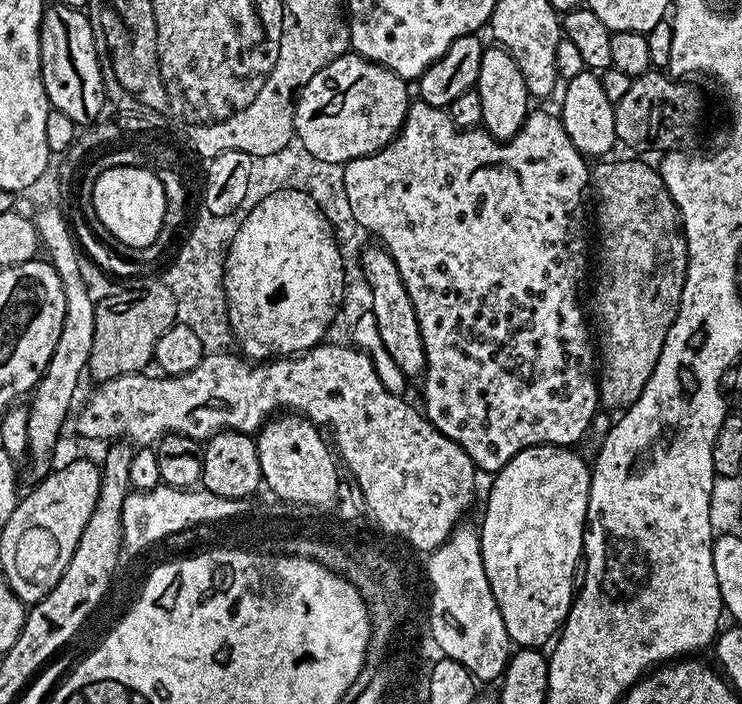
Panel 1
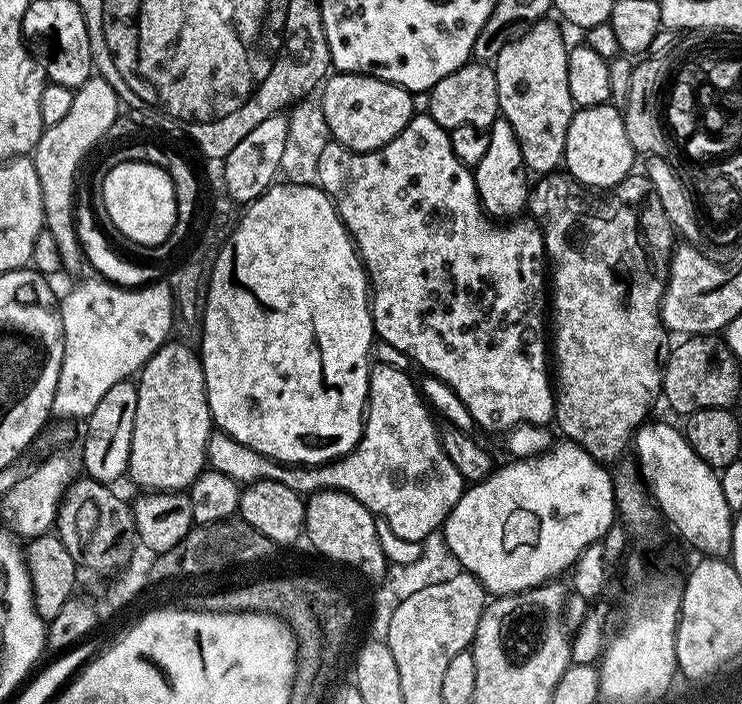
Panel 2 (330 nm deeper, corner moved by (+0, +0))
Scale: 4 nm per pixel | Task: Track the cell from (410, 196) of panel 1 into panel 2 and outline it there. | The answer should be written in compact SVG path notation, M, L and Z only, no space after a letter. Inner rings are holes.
M416 114L416 115L413 115L413 118L412 118L412 120L411 120L411 122L410 122L410 123L408 123L408 124L407 124L407 125L406 125L406 126L405 126L405 128L404 128L404 129L403 129L403 130L401 130L401 132L399 132L399 134L397 134L397 136L395 136L395 137L394 137L394 138L393 138L393 139L392 139L392 141L390 141L390 142L389 142L389 143L388 143L388 144L387 144L387 145L386 145L386 146L382 146L382 147L381 147L381 148L376 148L376 149L374 149L374 151L373 151L373 152L354 152L354 151L352 151L352 149L350 149L350 148L348 148L348 147L347 147L347 146L346 146L346 145L344 145L344 144L340 144L340 143L337 143L337 142L330 142L330 143L328 143L328 145L327 145L327 146L326 146L326 150L322 150L322 154L321 154L321 156L319 156L319 158L318 158L318 184L319 184L319 187L321 187L321 188L323 188L323 190L324 190L324 192L325 192L325 193L326 193L326 195L327 195L327 196L328 196L328 197L329 197L329 198L330 198L330 199L332 199L332 202L333 202L333 204L335 204L335 206L336 206L336 212L337 212L337 213L338 213L338 214L339 214L339 216L340 216L340 220L341 220L341 222L342 222L342 223L343 223L343 224L344 224L344 227L345 227L345 228L347 228L347 230L348 230L348 234L349 234L349 236L351 236L351 237L352 237L352 239L353 239L353 241L354 241L354 243L355 243L355 245L356 245L356 247L357 247L357 249L358 249L358 251L359 251L359 253L360 253L360 258L361 258L361 260L363 260L363 261L364 261L364 267L365 267L365 269L366 269L366 271L367 271L367 273L368 273L368 279L369 279L369 281L370 281L370 292L371 292L371 296L370 296L370 307L371 307L371 310L372 310L372 327L373 327L373 329L374 329L374 332L375 332L375 335L376 335L376 336L377 336L377 337L379 337L379 339L380 339L380 340L385 340L385 341L386 341L386 342L390 342L390 346L394 346L394 347L395 347L395 348L396 348L396 349L397 349L397 350L402 350L402 354L406 354L406 355L407 355L407 356L408 356L408 358L409 358L409 361L411 361L411 363L412 363L412 364L413 364L413 365L416 365L416 364L421 364L421 366L422 366L422 367L424 367L424 369L423 369L423 371L424 371L424 372L425 372L425 373L427 373L427 375L430 375L430 376L437 376L437 378L439 378L439 379L440 379L440 380L441 380L441 381L442 381L442 382L446 382L446 383L447 383L447 384L448 384L448 385L449 385L449 386L450 386L450 390L454 390L454 394L458 394L458 398L462 398L462 402L463 402L463 403L464 403L464 405L465 405L465 406L466 406L466 410L470 410L470 414L471 414L471 415L472 415L472 418L473 418L473 421L475 421L475 423L476 423L476 424L477 424L477 425L479 425L479 427L480 427L480 424L481 424L481 426L482 426L482 427L484 427L484 428L505 428L505 430L511 430L511 429L513 429L513 428L515 428L515 427L516 427L516 426L517 426L517 425L520 425L520 424L539 424L539 425L547 425L547 424L548 424L548 423L549 423L549 421L551 421L551 420L552 420L552 419L553 419L553 416L554 416L554 384L553 384L553 381L552 381L552 380L551 380L551 379L550 379L550 356L549 356L549 353L548 353L548 352L547 352L547 351L546 351L546 336L545 336L545 340L544 340L544 324L545 324L545 328L546 328L546 253L545 253L545 251L544 251L544 235L543 235L543 234L541 234L541 233L540 233L540 229L539 229L539 227L537 227L537 225L536 225L536 224L535 224L535 223L532 223L532 222L527 222L527 223L528 223L528 224L516 224L516 223L520 223L520 222L514 222L514 223L511 223L511 224L514 224L514 225L512 225L512 226L511 226L511 227L510 227L510 228L492 228L492 226L491 226L491 224L490 224L490 223L492 223L492 222L491 222L491 221L490 221L490 220L489 220L489 217L488 217L488 216L487 216L487 215L486 215L486 213L485 213L485 211L484 211L484 209L483 209L483 208L481 208L481 207L480 207L480 195L479 195L479 194L478 194L478 193L476 193L476 178L475 178L475 175L474 175L474 172L473 172L473 169L470 169L470 168L467 168L467 166L466 166L466 165L464 165L464 164L463 164L463 163L462 163L462 162L458 162L458 158L457 158L457 157L456 157L456 155L455 155L455 154L454 154L454 150L453 150L453 149L452 149L452 147L451 147L451 146L450 146L450 138L449 138L449 137L448 137L448 133L449 133L449 129L447 129L447 128L443 128L443 127L442 127L442 126L438 126L438 122L434 122L434 118L433 118L433 117L432 117L432 116L429 116L429 115L427 115L427 114L421 114L421 116L420 116L420 114Z

